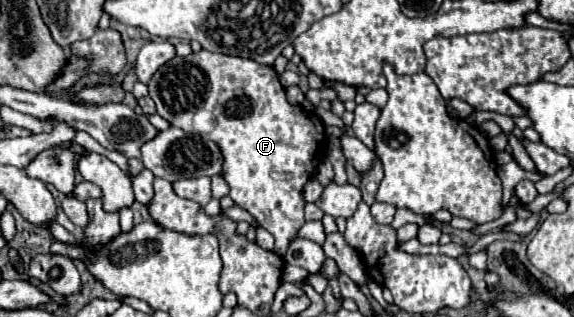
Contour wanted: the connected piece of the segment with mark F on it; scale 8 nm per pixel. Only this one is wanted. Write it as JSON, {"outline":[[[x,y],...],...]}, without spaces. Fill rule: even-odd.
{"outline":[[[199,50],[187,58],[175,56],[161,66],[149,82],[149,96],[157,104],[157,114],[173,126],[209,138],[221,146],[221,152],[225,154],[223,178],[231,188],[231,200],[275,236],[273,252],[285,256],[289,242],[303,226],[303,186],[315,174],[325,156],[327,140],[321,120],[303,106],[293,106],[287,102],[285,88],[281,86],[273,66],[263,66],[239,56],[215,54],[209,50]]]}

